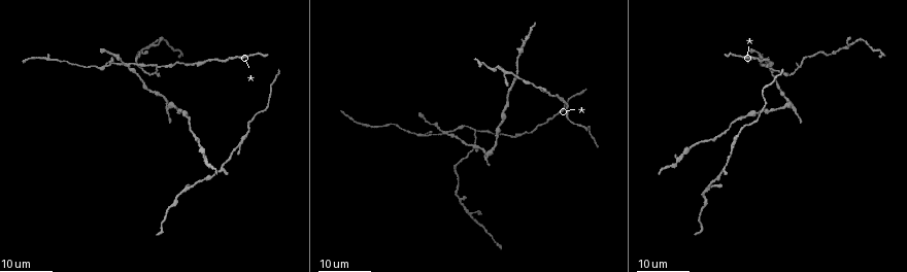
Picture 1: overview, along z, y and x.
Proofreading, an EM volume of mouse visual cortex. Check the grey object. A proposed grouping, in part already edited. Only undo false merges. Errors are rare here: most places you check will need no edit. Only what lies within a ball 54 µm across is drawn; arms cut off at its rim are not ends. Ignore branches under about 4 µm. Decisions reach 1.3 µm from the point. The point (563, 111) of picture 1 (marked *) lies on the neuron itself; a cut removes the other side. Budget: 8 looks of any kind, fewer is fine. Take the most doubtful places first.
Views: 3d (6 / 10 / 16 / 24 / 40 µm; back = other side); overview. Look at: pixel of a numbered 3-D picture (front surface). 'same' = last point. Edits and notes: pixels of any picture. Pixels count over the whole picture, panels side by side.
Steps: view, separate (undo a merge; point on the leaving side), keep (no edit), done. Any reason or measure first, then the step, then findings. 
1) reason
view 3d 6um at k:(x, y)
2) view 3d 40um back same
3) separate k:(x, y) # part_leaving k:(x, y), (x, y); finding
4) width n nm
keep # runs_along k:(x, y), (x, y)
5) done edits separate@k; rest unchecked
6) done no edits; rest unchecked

side arm on a straight run
view 3d 24um at 1:(447, 133)

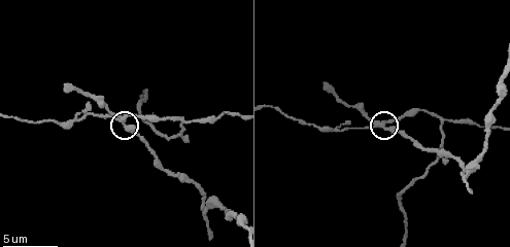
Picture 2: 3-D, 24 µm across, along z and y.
view 3d 10um at 2:(382, 126)

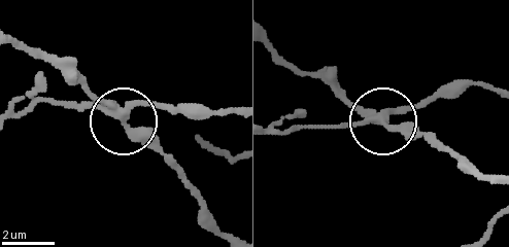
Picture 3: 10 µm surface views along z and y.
separate 3:(148, 131) # part_leaving 3:(375, 114), (466, 156), (493, 177); a second neuron is stuck on

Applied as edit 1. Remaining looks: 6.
view overview

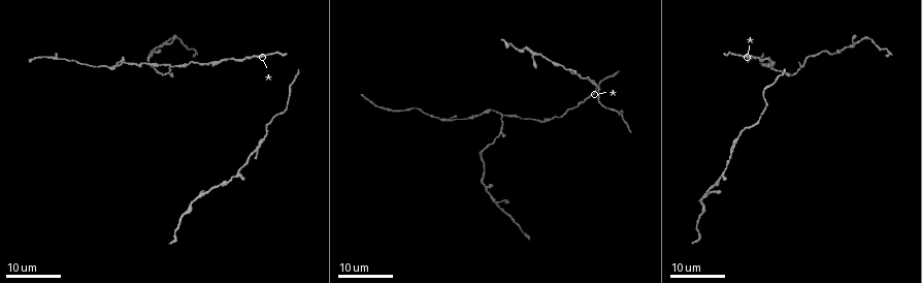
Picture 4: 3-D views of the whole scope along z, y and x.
three-way junction
view 3d 24um at 4:(169, 65)

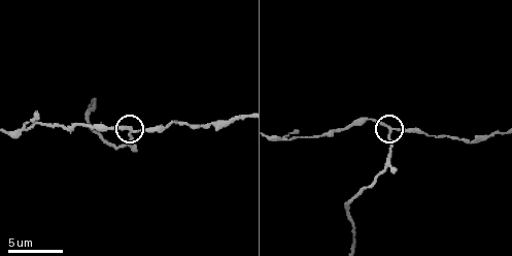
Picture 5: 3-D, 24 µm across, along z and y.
closer look
view 3d 10um at 5:(129, 129)

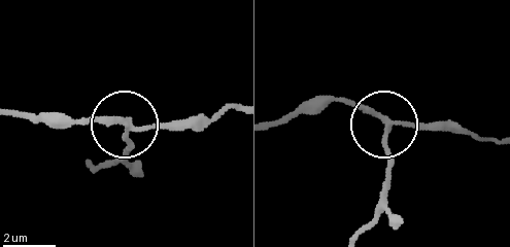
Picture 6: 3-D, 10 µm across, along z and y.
view 3d 6um at 6:(387, 127)

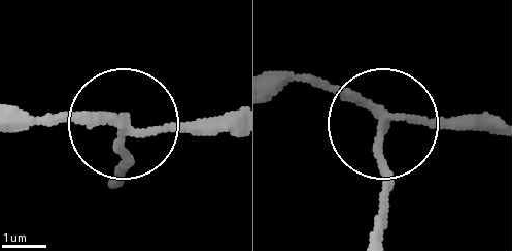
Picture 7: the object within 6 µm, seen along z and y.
side_arm 31 um
separate 7:(386, 171) # part_leaving 7:(383, 123), (379, 230); a second neuron is stuck on

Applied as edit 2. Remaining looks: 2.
done edits separate@3, separate@7; rest unchecked

